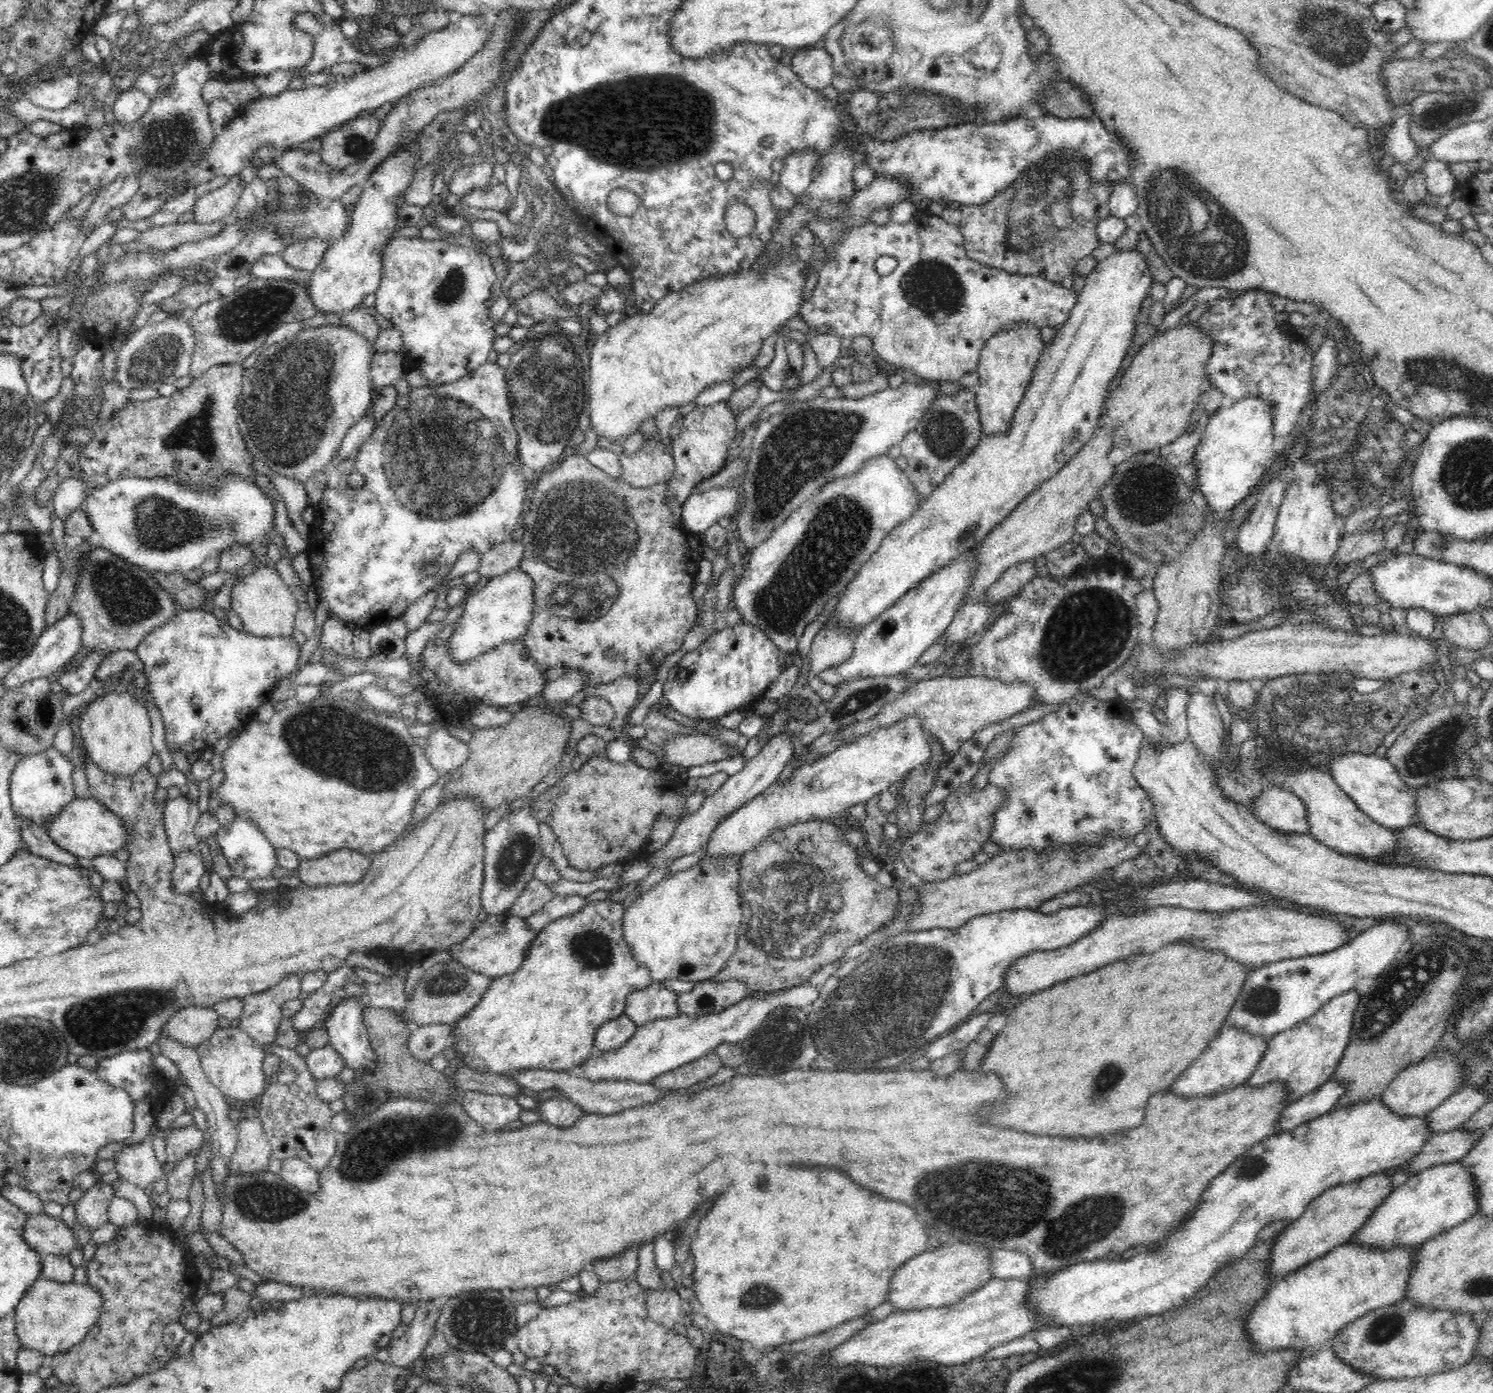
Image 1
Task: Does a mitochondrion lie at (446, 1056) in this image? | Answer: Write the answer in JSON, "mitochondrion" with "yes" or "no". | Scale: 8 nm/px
{"mitochondrion":"no"}

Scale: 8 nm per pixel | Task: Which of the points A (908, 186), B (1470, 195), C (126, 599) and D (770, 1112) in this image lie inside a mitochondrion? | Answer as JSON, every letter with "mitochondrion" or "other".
{"A":"other","B":"other","C":"mitochondrion","D":"other"}

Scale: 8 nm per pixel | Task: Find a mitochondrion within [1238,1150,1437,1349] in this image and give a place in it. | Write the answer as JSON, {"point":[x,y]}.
{"point":[1383,1329]}

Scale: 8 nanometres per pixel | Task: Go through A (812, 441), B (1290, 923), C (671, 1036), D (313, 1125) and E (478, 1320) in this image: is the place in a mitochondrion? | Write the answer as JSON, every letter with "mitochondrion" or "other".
{"A":"mitochondrion","B":"other","C":"other","D":"other","E":"mitochondrion"}

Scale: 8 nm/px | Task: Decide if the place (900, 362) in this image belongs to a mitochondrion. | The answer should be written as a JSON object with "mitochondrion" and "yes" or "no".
{"mitochondrion":"no"}

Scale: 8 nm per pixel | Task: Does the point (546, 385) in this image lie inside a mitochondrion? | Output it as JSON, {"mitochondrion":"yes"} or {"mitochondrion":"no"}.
{"mitochondrion":"yes"}

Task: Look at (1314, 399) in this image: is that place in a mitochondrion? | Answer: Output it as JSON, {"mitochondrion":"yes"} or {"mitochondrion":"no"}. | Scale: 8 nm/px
{"mitochondrion":"no"}

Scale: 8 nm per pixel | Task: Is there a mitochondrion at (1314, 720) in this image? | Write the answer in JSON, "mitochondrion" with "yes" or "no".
{"mitochondrion":"yes"}

